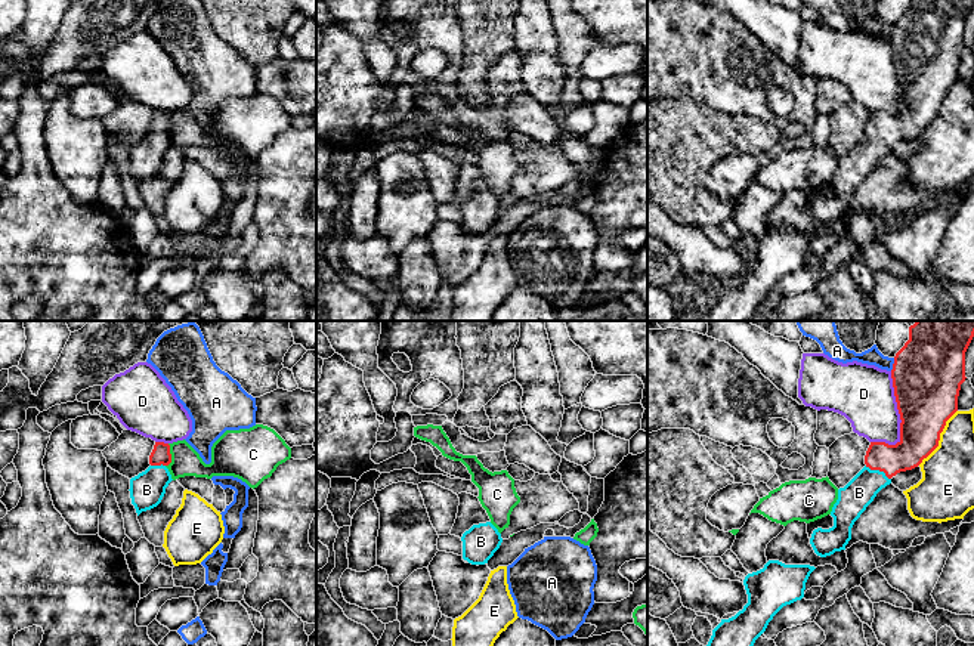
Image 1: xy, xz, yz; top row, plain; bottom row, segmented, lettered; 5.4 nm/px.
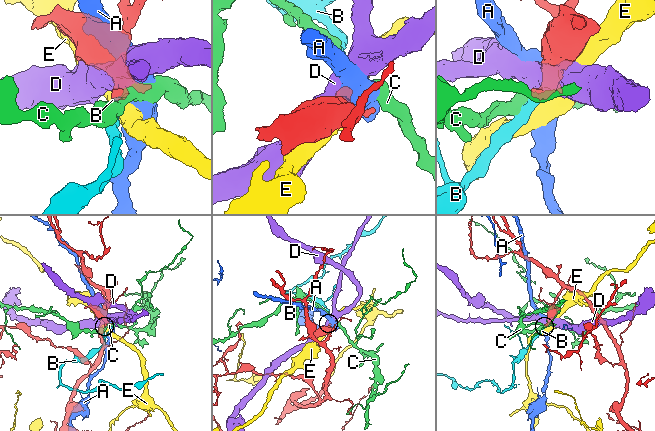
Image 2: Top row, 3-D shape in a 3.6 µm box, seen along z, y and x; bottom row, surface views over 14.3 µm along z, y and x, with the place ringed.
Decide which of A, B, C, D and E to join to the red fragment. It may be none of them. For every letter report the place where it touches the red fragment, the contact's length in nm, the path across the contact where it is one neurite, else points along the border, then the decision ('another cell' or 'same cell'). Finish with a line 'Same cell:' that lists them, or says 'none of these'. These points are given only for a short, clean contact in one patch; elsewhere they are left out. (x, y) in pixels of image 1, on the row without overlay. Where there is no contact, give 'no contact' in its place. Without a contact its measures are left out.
A: contact yz (893, 33); length 80 nm; another cell
B: contact yz (878, 138); length 160 nm; way yz (915, 113), (878, 138), (859, 161); same cell
C: contact xy (170, 124); length 130 nm; border xy (167, 113), (170, 130), (166, 135); another cell
D: contact yz (897, 77); length 400 nm; another cell
E: contact yz (939, 107); length 360 nm; another cell
Same cell: B

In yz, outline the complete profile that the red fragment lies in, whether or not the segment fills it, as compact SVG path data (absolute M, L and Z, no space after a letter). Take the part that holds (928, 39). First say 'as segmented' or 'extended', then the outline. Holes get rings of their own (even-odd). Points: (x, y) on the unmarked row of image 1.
extended; M909 0L909 9L896 22L891 38L894 65L900 83L900 109L896 114L871 111L865 136L838 158L838 169L831 185L834 195L813 200L810 213L820 226L845 219L851 208L851 197L876 163L891 152L900 140L918 136L937 115L946 90L958 80L961 53L965 50L965 21L974 0Z

